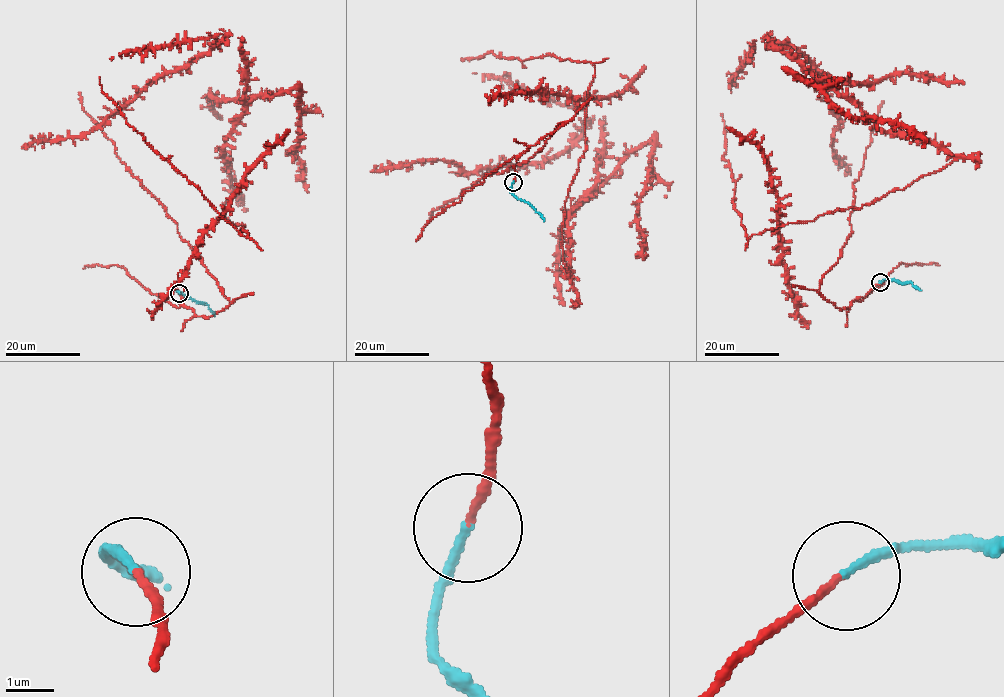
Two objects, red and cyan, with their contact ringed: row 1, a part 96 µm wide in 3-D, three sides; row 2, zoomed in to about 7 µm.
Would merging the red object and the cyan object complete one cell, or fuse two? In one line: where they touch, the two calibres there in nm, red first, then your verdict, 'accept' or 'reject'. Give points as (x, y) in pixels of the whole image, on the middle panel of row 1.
at (513, 182); 130 nm thick on the red side, 180 nm on the other; accept

